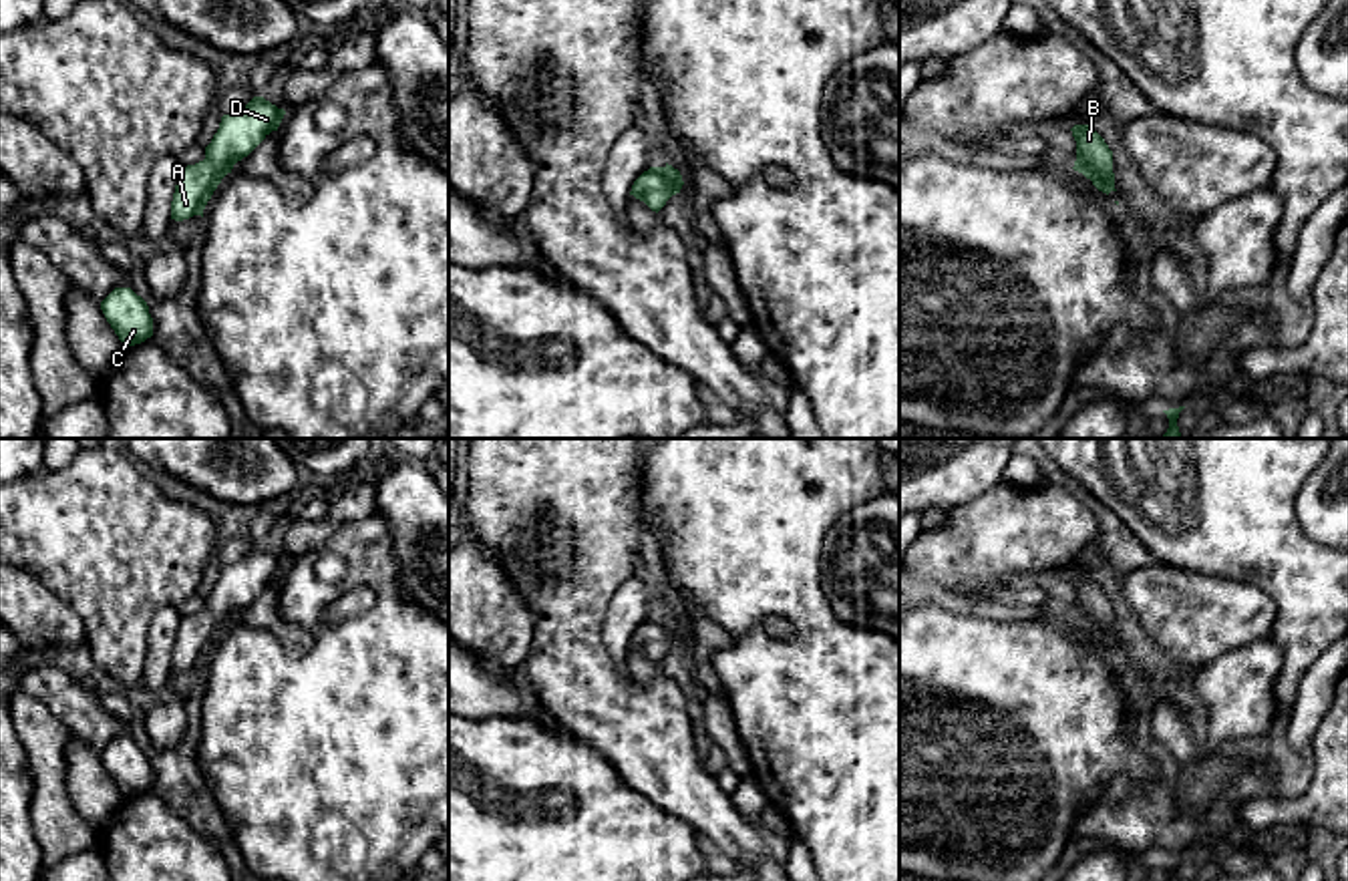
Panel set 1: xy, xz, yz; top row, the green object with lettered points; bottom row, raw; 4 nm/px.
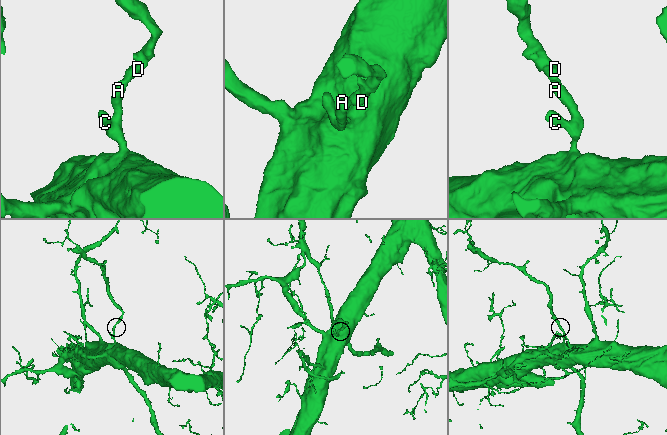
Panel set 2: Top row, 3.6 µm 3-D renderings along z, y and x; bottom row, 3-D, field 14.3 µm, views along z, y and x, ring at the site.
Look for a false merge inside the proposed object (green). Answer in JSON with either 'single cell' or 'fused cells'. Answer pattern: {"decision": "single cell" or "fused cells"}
{"decision": "single cell"}

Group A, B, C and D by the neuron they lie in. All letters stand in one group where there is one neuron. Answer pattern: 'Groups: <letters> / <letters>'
Groups: A B C D

